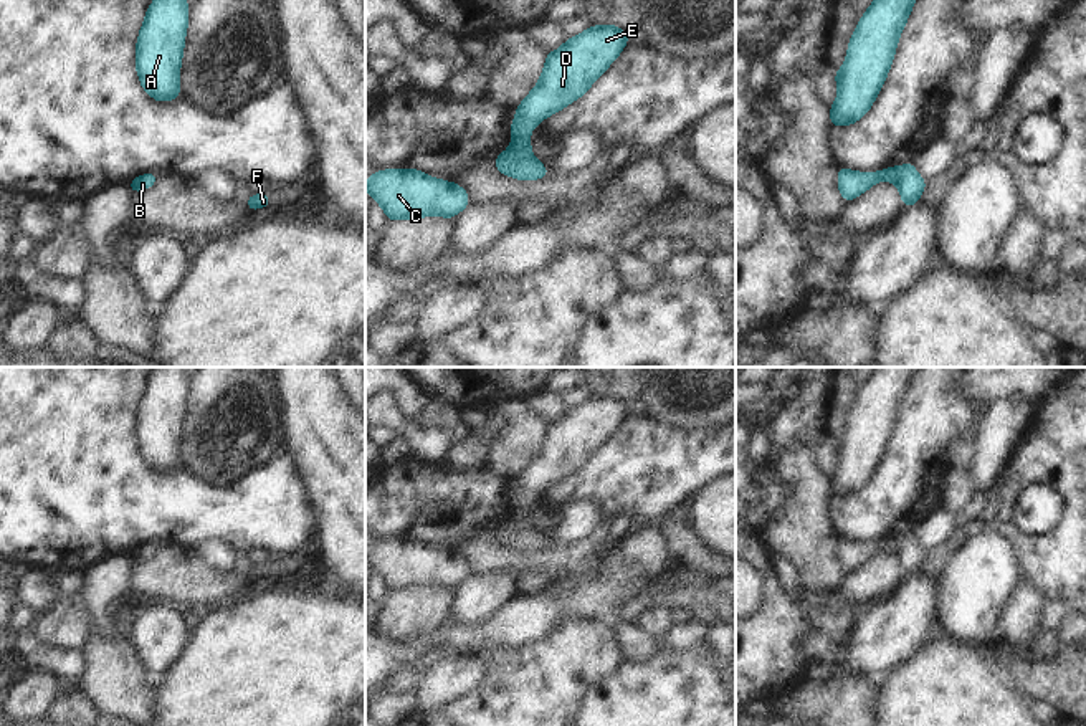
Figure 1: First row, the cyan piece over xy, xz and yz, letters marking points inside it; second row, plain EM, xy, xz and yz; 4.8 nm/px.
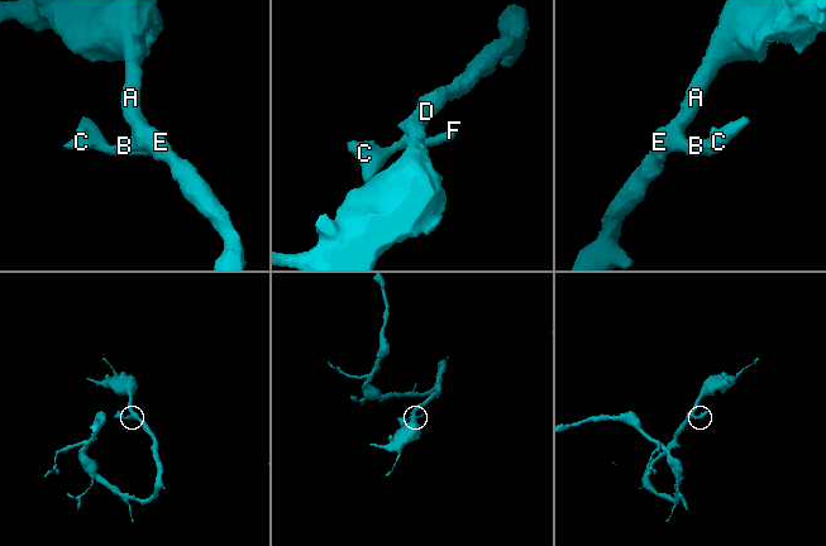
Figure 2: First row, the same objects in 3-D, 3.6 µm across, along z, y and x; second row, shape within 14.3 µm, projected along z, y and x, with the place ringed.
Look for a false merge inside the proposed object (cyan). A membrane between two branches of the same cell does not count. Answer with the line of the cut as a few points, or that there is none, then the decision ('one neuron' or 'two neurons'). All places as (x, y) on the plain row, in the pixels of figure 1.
no cut | one neuron

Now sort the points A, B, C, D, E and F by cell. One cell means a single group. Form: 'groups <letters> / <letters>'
groups A B C D E F

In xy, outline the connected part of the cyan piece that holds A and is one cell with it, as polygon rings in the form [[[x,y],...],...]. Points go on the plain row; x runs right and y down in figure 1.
[[[157,367],[145,379],[136,413],[136,442],[142,460],[155,471],[180,466],[180,438],[188,399],[185,367]]]

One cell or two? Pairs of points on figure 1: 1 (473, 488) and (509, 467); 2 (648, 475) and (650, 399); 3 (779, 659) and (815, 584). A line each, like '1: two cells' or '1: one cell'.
1: two cells
2: two cells
3: two cells

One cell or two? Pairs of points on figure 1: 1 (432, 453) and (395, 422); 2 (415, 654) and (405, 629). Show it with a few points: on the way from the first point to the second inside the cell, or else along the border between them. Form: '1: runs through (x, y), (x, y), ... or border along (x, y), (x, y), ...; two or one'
1: runs through (423, 448), (404, 429); one
2: border along (437, 629), (407, 645), (395, 645), (382, 637); two

